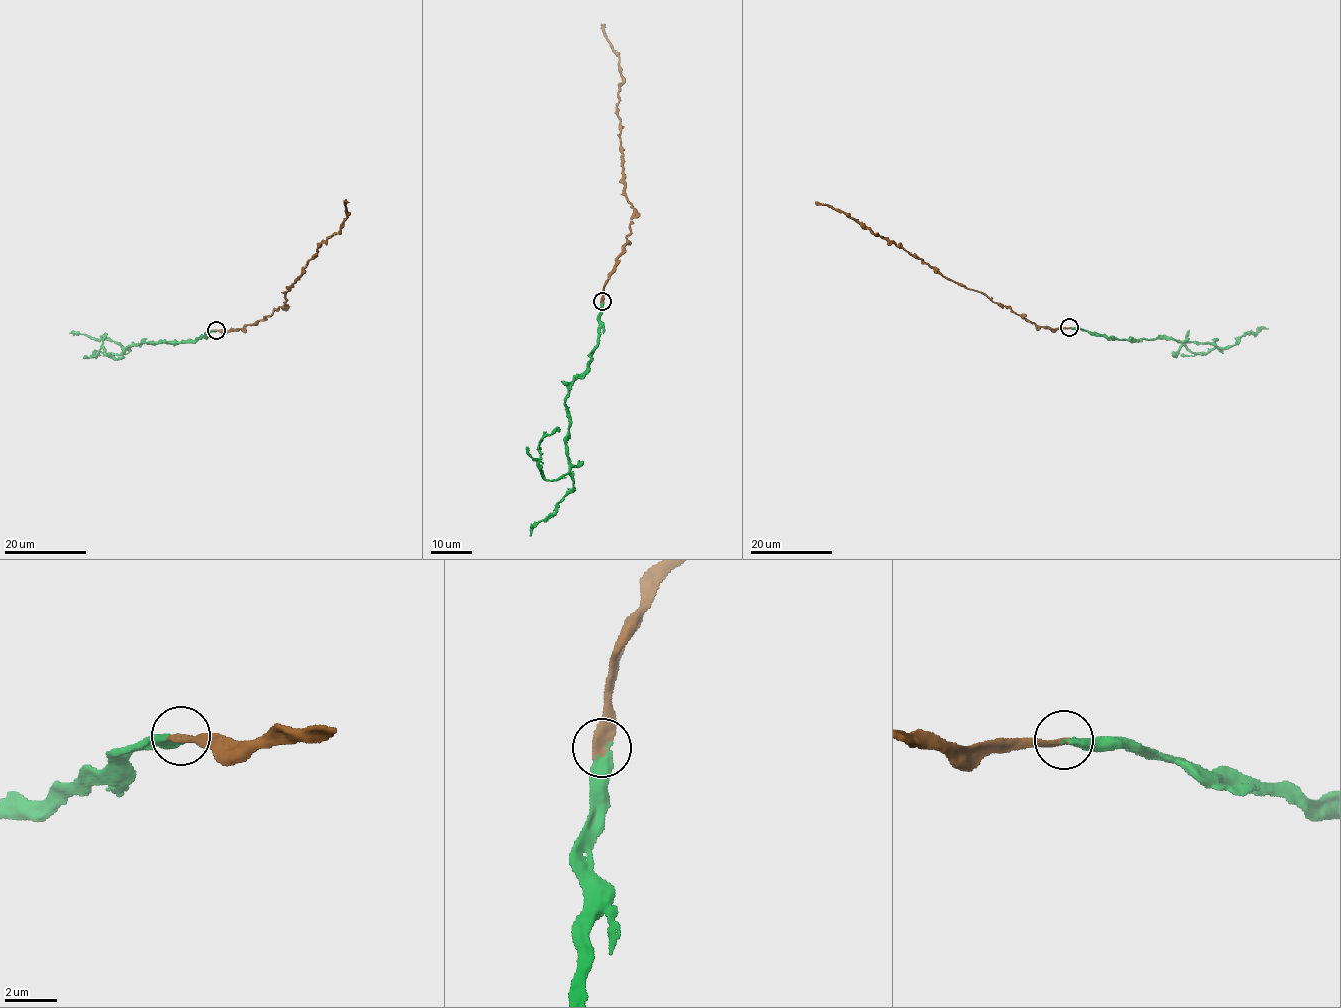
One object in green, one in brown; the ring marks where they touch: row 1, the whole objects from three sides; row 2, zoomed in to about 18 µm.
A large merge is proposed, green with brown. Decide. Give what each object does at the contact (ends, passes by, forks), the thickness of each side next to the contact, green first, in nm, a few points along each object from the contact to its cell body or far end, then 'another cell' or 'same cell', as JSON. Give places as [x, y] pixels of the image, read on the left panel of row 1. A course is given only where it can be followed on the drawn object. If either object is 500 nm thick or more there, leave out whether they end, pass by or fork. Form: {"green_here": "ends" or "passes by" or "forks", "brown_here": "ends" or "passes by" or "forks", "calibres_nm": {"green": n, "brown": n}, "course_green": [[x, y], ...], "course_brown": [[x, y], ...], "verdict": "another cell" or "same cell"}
{"green_here": "ends", "brown_here": "ends", "calibres_nm": {"green": 360, "brown": 360}, "course_green": [[216, 329], [193, 340], [141, 342], [120, 354], [96, 351], [93, 356], [101, 347], [114, 358], [124, 356]], "course_brown": [[216, 329], [233, 330], [285, 305], [285, 293], [320, 244], [342, 228], [348, 215], [345, 199]], "verdict": "same cell"}

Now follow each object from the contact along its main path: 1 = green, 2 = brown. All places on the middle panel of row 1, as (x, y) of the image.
1: (602, 300), (591, 361), (565, 402), (569, 470), (548, 480), (539, 463), (538, 444), (560, 429)
2: (602, 300), (630, 233), (634, 208), (625, 194), (620, 157), (616, 106), (621, 71), (601, 23)

